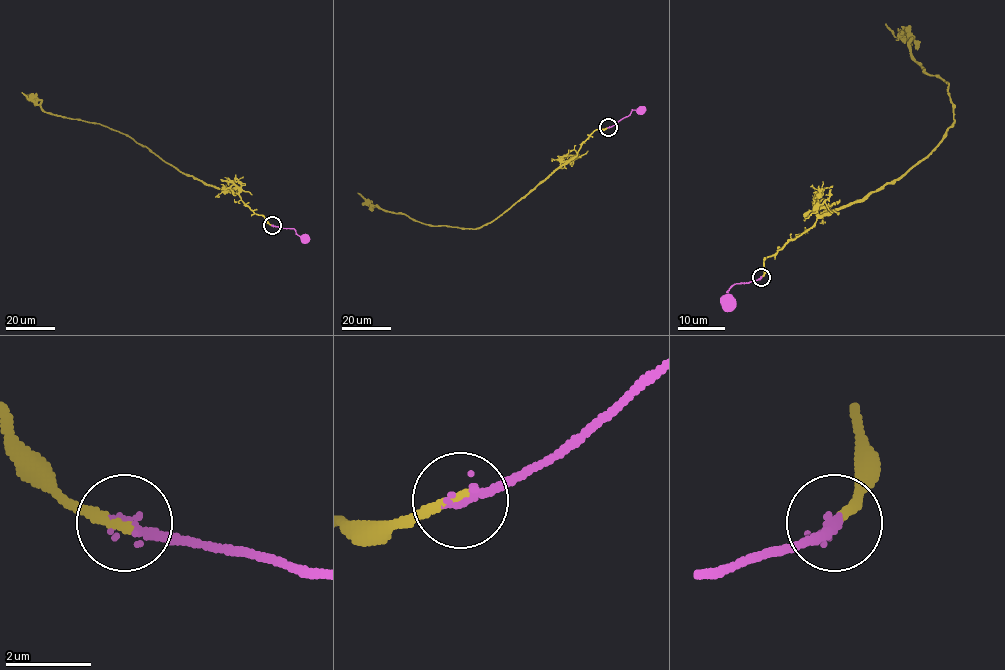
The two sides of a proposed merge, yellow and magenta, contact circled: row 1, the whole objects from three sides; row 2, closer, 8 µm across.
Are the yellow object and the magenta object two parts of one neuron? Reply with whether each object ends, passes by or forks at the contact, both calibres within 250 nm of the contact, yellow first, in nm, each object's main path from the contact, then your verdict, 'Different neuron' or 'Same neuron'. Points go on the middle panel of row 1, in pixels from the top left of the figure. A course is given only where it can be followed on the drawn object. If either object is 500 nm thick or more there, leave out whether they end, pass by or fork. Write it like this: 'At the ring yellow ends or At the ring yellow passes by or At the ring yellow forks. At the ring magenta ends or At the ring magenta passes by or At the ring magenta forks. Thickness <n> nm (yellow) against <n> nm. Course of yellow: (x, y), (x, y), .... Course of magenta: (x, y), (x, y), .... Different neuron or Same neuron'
At the ring yellow ends. At the ring magenta ends. Thickness 240 nm (yellow) against 240 nm. Course of yellow: (608, 127), (595, 130), (574, 157), (494, 220), (476, 229), (429, 226), (371, 205), (357, 192). Course of magenta: (608, 127), (633, 109), (639, 110). Different neuron

